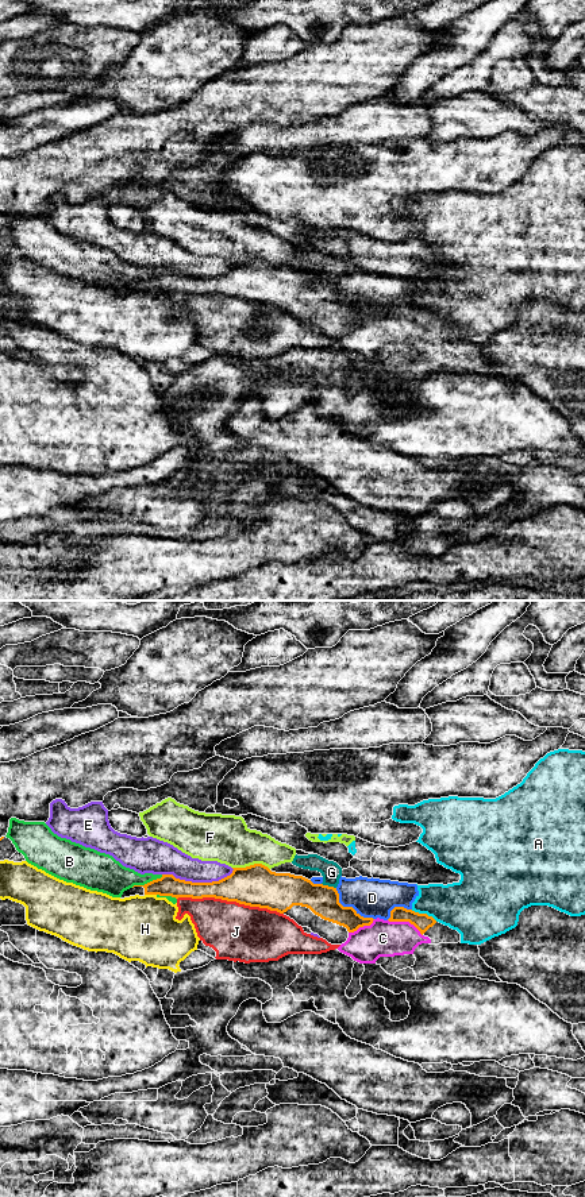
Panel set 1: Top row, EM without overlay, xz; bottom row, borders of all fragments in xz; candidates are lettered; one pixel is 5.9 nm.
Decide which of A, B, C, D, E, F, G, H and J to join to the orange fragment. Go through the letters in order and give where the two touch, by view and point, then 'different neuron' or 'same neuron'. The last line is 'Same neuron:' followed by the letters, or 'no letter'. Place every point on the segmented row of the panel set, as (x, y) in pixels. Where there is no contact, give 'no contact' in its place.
A: xz (424, 914) | different neuron
B: xz (147, 883) | different neuron
C: xz (405, 921) | same neuron
D: xz (350, 907) | different neuron
E: xz (197, 883) | different neuron
F: xz (251, 865) | different neuron
G: xz (327, 885) | different neuron
H: xz (150, 894) | different neuron
J: xz (230, 900) | different neuron
Same neuron: C

